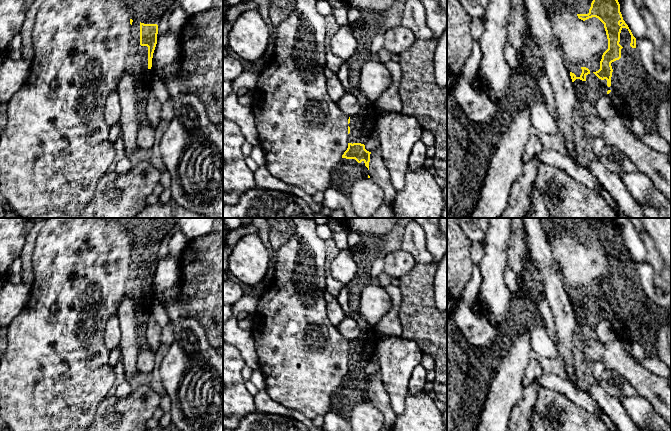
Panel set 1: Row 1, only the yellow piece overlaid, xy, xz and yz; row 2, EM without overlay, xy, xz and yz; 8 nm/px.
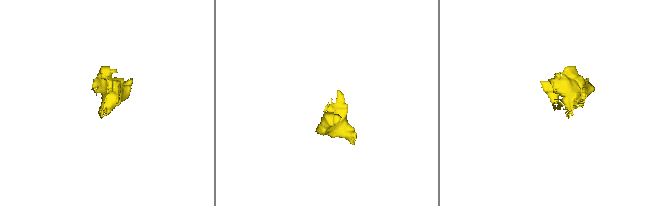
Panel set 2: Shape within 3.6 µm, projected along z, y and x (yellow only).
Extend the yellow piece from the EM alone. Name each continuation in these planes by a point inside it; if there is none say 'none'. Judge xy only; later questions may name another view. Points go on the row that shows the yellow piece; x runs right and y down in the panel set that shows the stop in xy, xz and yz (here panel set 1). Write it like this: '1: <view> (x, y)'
1: xy (145, 11)

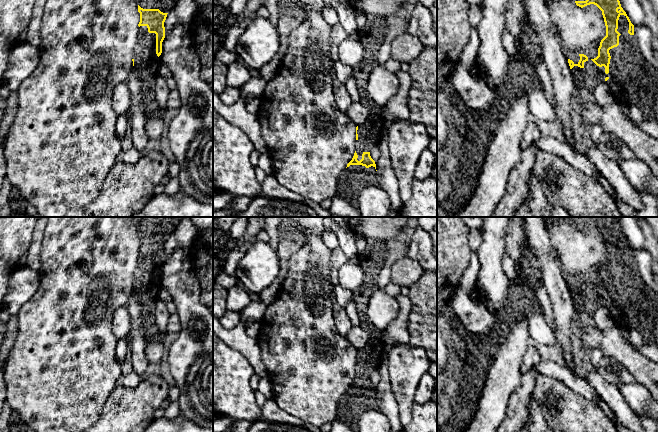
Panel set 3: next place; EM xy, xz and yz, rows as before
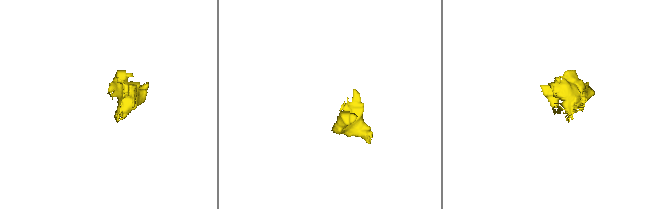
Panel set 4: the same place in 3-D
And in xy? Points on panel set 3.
1: xy (164, 6)
2: xy (144, 55)

